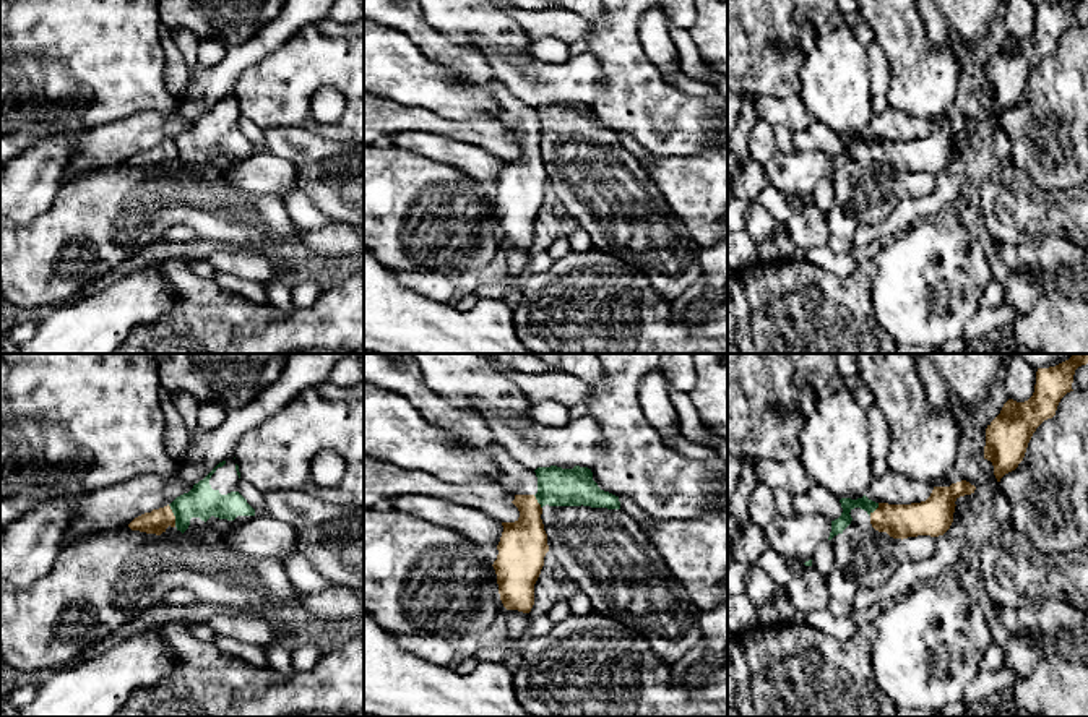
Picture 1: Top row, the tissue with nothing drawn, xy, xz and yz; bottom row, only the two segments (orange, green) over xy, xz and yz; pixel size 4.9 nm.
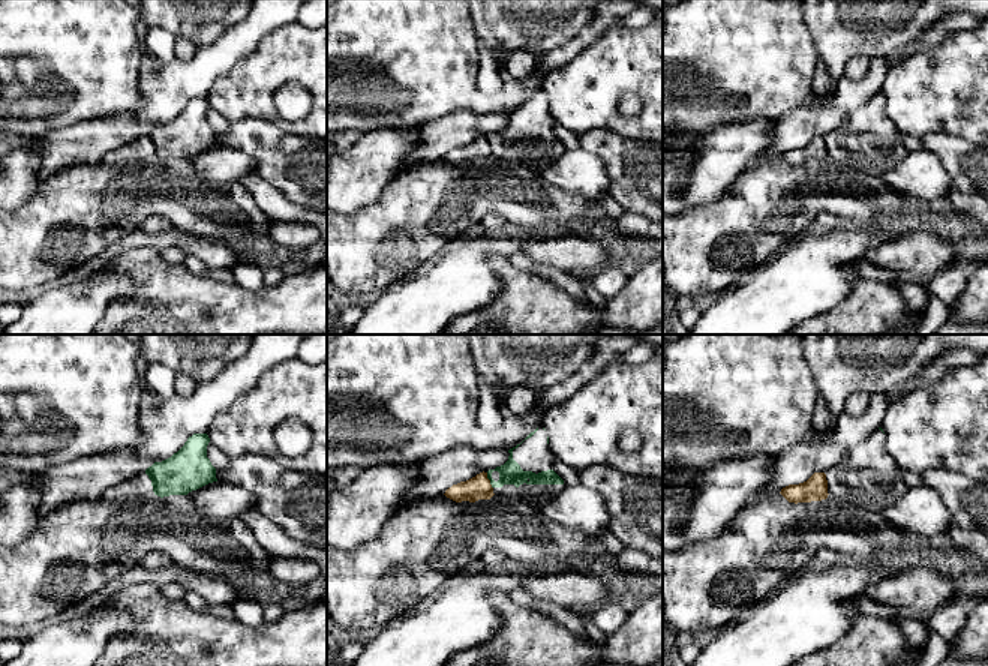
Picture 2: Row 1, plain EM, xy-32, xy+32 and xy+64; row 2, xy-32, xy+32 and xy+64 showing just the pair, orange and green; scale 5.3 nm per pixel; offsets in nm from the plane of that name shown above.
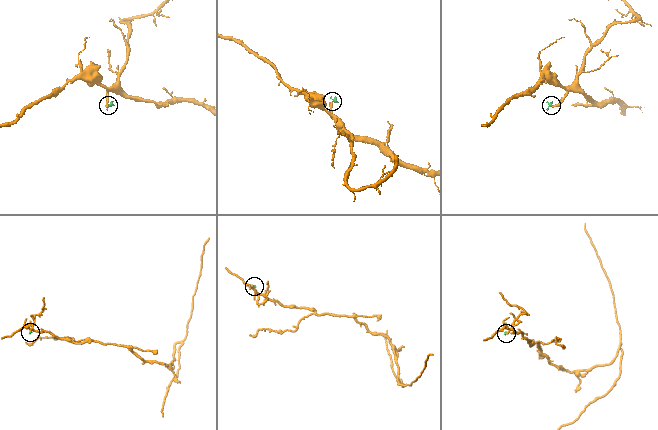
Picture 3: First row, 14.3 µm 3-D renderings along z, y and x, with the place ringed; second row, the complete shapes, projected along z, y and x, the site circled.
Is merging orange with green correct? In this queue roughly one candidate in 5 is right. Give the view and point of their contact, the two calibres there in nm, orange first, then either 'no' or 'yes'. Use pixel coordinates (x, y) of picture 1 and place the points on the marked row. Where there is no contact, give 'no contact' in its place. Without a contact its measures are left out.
xy (174, 516) | 120/160 nm | no

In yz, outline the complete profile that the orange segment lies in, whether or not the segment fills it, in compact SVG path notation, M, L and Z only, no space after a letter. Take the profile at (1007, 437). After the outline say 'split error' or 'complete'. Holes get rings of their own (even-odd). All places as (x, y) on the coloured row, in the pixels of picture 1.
M1072 354L1056 367L1038 368L1033 396L1025 402L1008 399L987 425L984 459L992 462L997 482L1018 467L1033 433L1056 415L1060 399L1073 391L1075 370L1086 363L1088 354Z; complete

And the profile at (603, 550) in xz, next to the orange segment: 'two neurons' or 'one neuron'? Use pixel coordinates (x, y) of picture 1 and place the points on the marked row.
two neurons

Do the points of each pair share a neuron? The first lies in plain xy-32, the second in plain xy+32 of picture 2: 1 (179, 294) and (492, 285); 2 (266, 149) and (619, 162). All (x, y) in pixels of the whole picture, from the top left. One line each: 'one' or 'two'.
1: two
2: one

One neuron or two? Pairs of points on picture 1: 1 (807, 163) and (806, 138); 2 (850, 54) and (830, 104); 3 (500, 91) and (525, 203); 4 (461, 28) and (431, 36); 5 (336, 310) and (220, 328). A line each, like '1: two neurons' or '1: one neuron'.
1: two neurons
2: one neuron
3: one neuron
4: two neurons
5: one neuron

